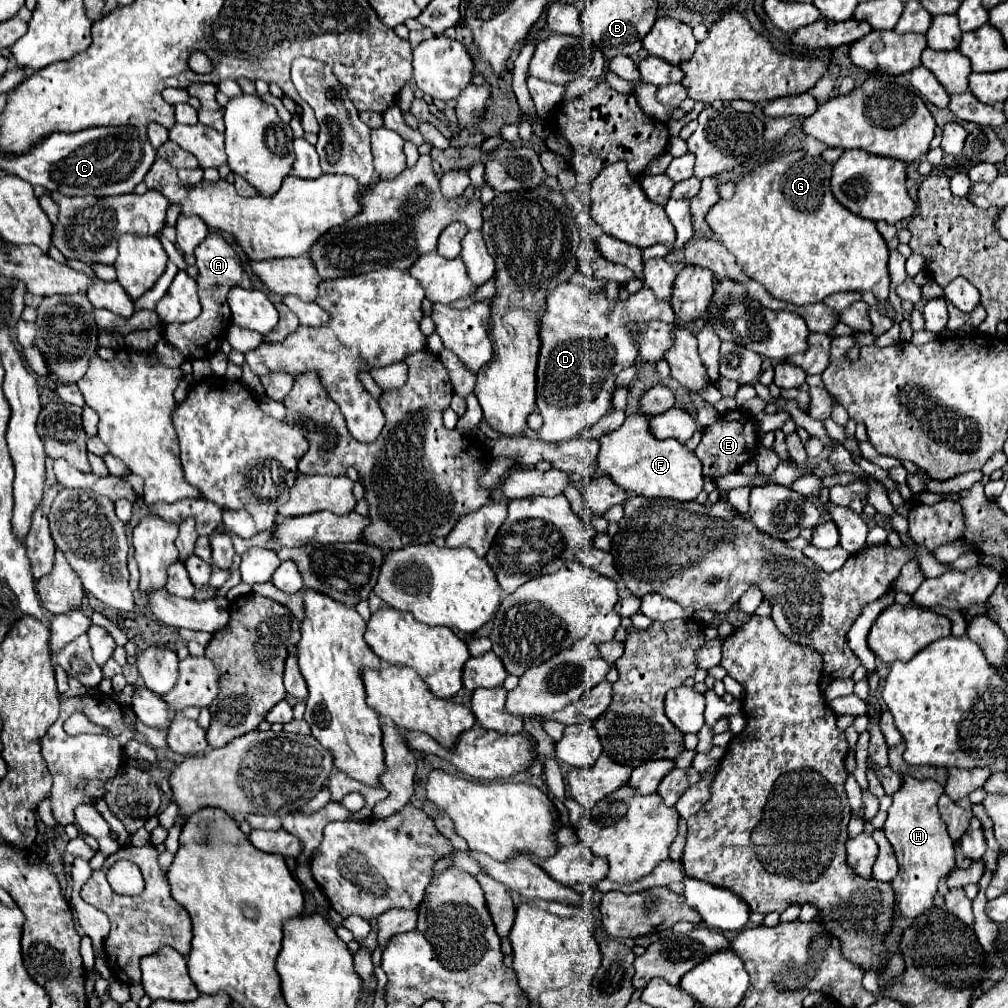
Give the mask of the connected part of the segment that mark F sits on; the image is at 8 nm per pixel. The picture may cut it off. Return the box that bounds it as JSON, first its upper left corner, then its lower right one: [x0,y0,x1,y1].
[598,413,704,501]

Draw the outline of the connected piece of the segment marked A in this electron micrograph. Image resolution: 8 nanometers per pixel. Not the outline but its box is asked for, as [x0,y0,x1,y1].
[164,231,254,359]

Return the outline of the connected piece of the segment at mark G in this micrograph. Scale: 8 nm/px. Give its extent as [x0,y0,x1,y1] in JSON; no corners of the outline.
[706,151,890,305]

